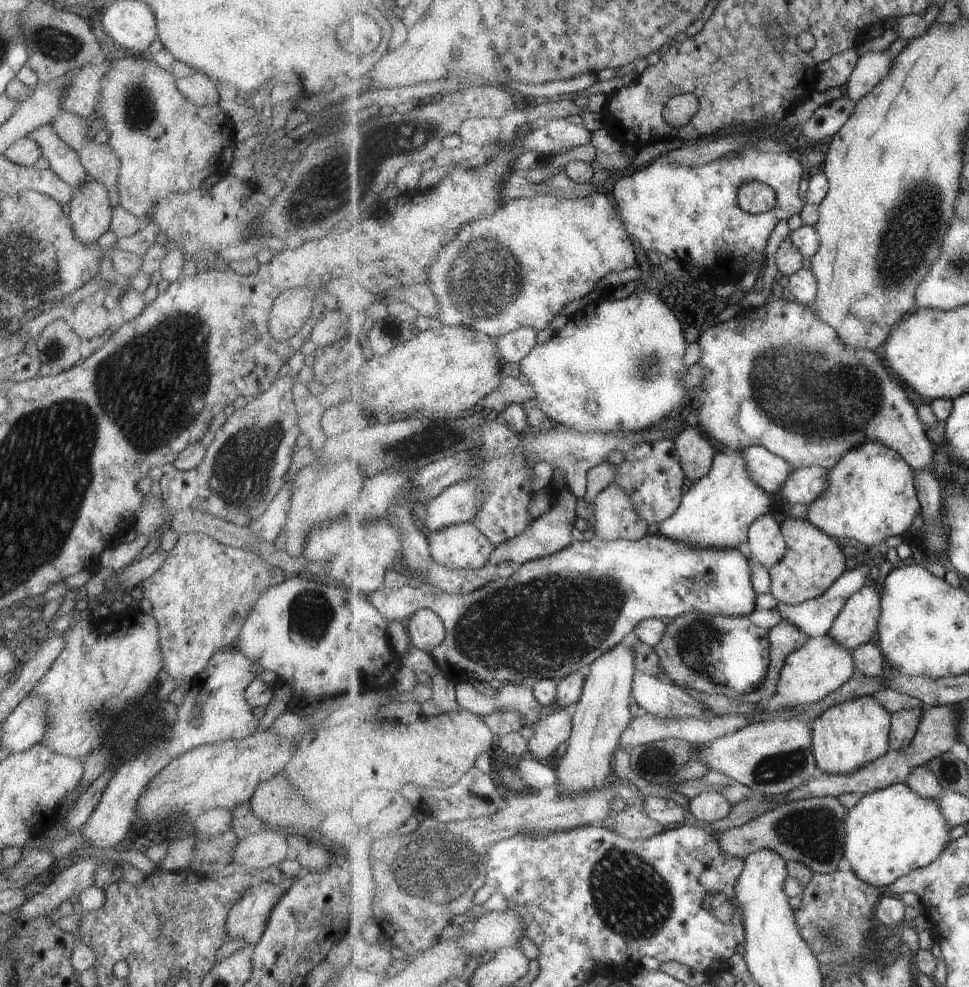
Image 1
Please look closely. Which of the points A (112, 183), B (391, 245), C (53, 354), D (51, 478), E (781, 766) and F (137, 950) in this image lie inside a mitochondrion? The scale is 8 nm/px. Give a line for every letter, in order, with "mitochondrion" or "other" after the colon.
A: other
B: other
C: mitochondrion
D: mitochondrion
E: mitochondrion
F: other

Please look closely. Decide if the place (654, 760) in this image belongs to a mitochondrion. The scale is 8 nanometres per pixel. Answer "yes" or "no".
yes

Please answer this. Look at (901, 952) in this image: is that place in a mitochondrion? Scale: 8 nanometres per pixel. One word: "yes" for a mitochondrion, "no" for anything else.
no

